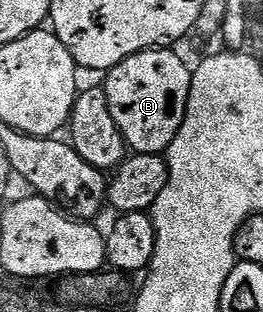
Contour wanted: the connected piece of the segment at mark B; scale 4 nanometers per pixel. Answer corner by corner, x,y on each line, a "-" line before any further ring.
171,48
142,50
106,71
105,89
109,112
121,128
128,147
136,154
162,155
173,144
181,128
179,104
189,104
192,67
186,66

